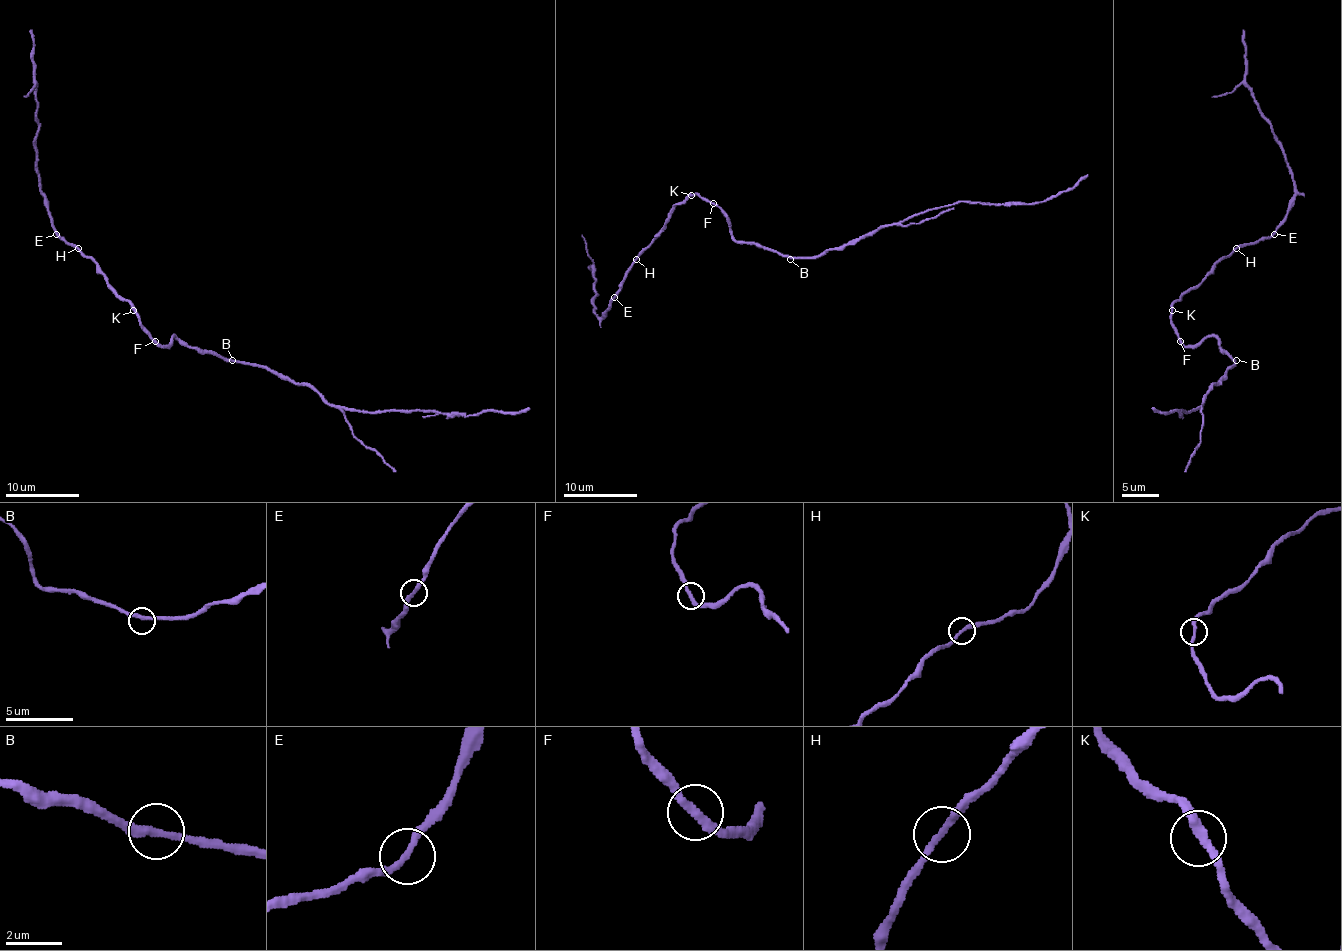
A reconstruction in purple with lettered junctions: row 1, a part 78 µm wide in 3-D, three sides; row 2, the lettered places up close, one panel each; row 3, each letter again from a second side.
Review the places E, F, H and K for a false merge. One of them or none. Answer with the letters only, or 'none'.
none

